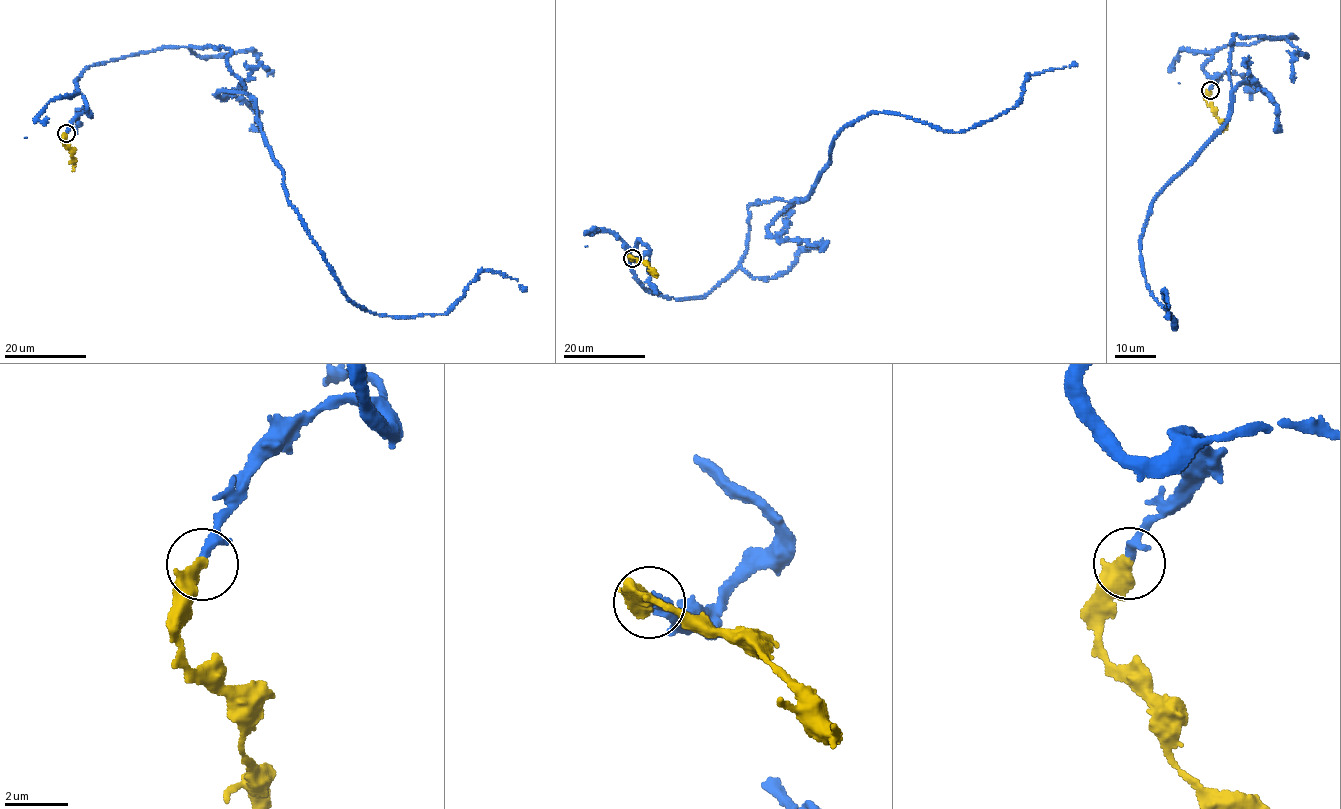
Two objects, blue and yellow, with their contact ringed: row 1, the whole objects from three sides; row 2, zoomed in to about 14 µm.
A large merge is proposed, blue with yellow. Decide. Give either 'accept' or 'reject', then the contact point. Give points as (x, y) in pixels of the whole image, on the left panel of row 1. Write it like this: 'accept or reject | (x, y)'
accept | (66, 133)

